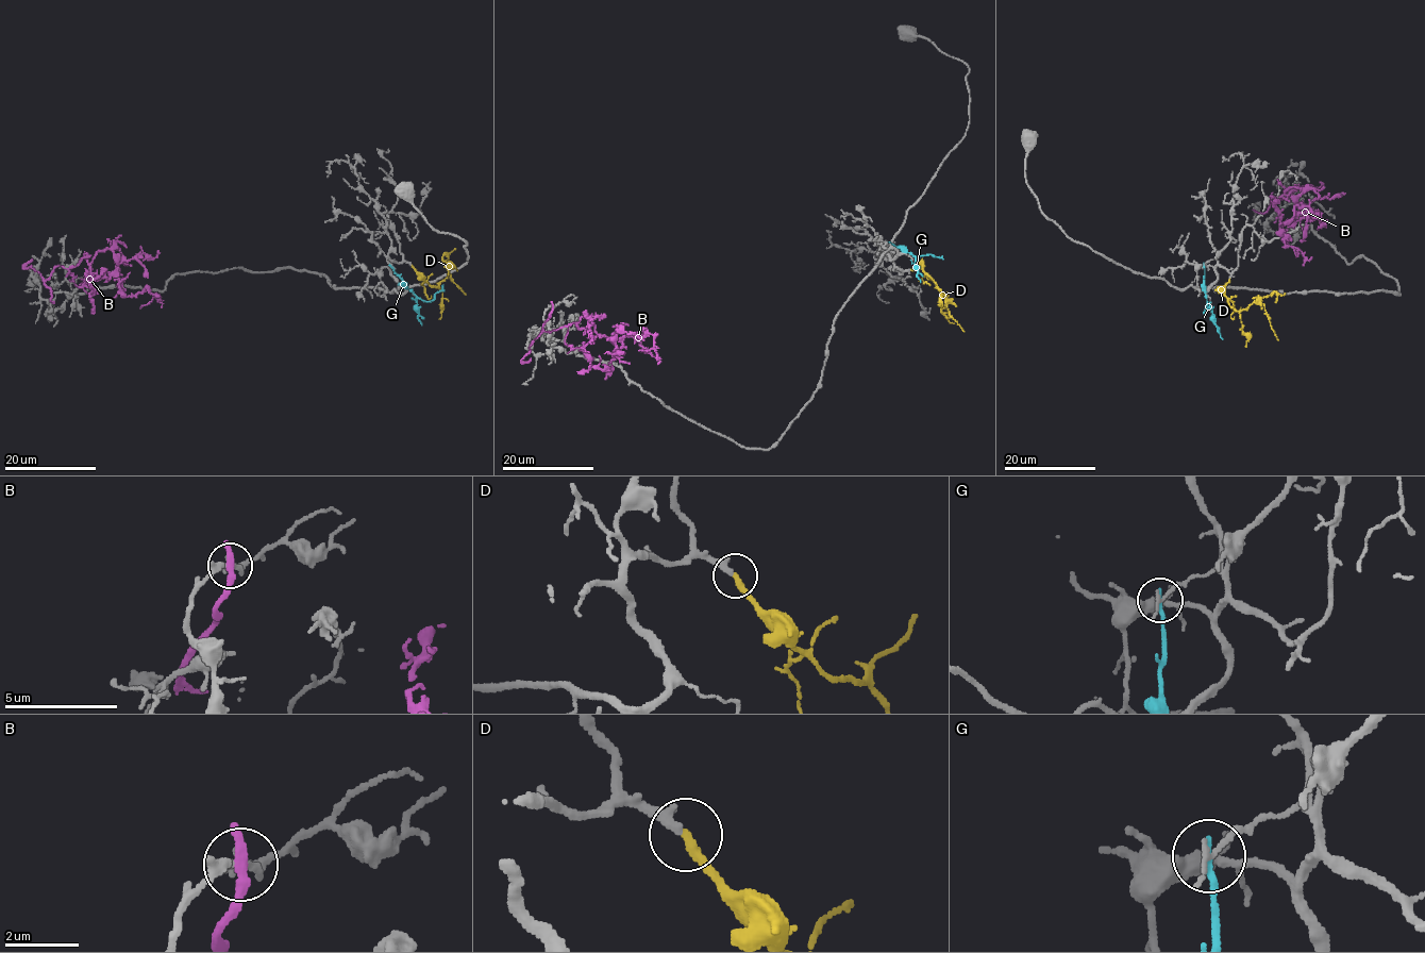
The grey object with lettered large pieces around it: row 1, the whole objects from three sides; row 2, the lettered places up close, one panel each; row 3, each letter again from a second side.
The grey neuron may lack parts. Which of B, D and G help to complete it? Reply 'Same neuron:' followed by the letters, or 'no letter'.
Same neuron: D

